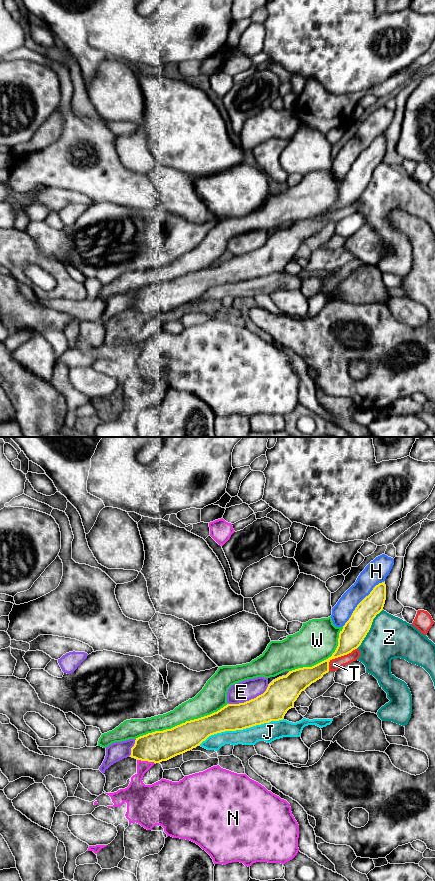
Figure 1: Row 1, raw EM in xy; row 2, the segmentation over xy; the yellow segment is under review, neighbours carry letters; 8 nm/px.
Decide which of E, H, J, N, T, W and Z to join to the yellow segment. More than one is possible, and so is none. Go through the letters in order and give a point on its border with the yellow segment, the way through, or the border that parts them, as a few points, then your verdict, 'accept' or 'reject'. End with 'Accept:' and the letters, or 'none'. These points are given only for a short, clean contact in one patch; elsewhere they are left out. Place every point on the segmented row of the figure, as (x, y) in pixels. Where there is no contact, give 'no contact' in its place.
E: xy (249, 700) | accept
H: xy (360, 602) | reject
J: xy (241, 729) | reject
N: xy (146, 760) | reject
T: xy (338, 656) | reject
W: xy (182, 723) | reject
Z: xy (369, 629) | reject
Accept: E

